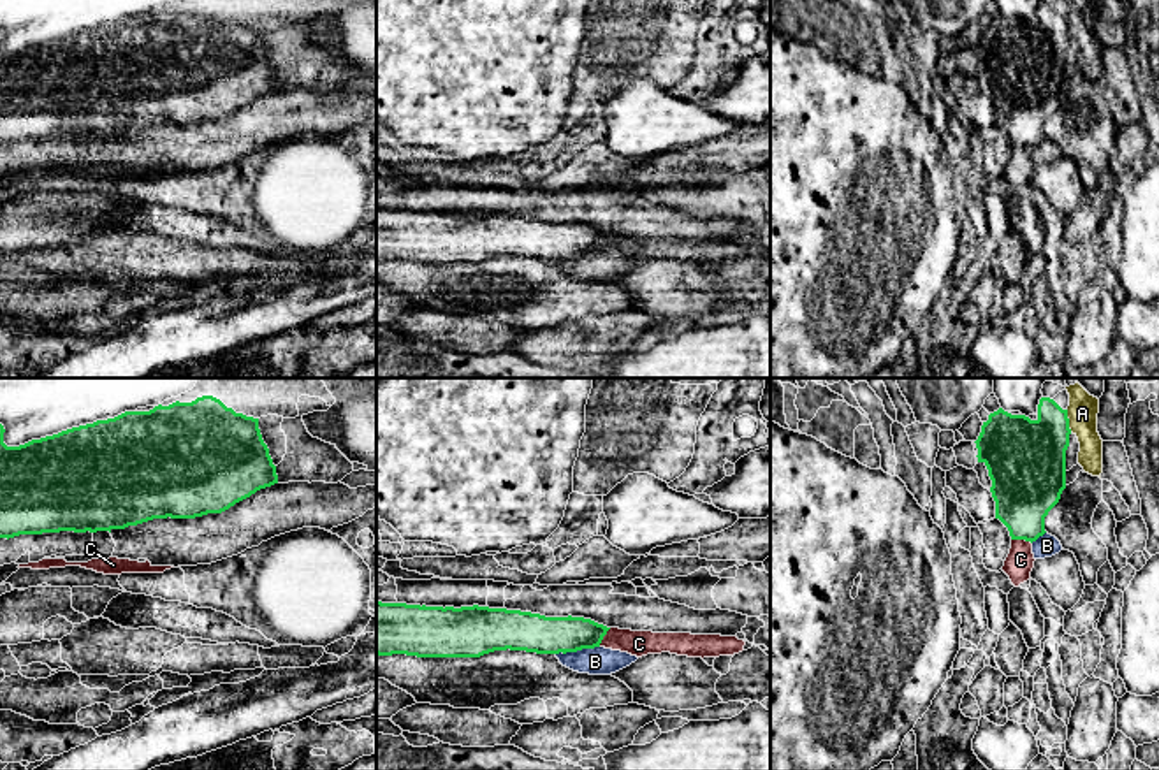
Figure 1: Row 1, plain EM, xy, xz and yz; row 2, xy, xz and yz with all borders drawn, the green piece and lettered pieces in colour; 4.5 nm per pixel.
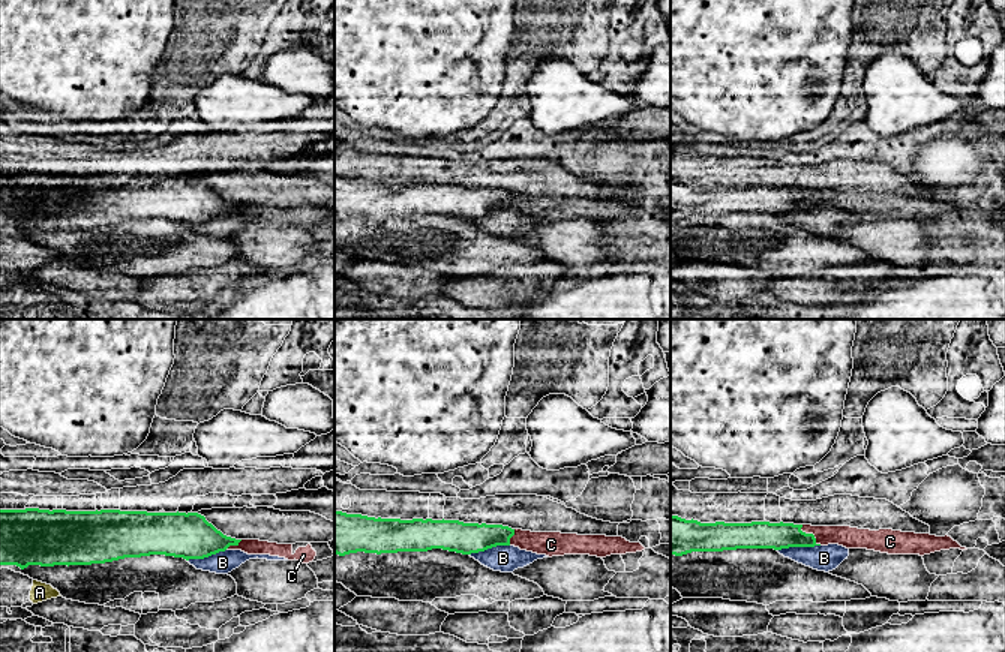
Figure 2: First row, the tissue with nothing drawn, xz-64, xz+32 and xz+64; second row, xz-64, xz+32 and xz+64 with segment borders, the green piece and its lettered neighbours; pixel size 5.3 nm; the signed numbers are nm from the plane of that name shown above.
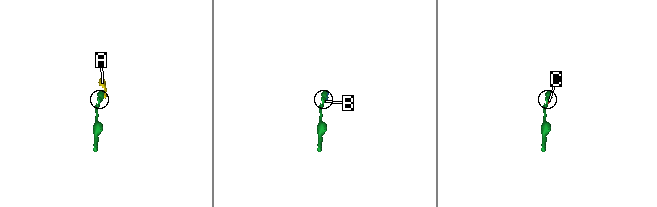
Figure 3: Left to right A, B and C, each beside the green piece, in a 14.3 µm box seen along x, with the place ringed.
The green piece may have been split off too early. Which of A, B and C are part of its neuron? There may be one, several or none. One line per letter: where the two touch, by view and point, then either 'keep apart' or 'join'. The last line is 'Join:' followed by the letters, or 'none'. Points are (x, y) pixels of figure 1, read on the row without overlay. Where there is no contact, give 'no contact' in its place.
A: meets green in yz at (1068, 27); keep apart
B: meets green in xz at (577, 255); keep apart
C: meets green in yz at (1022, 145); keep apart
Join: none

